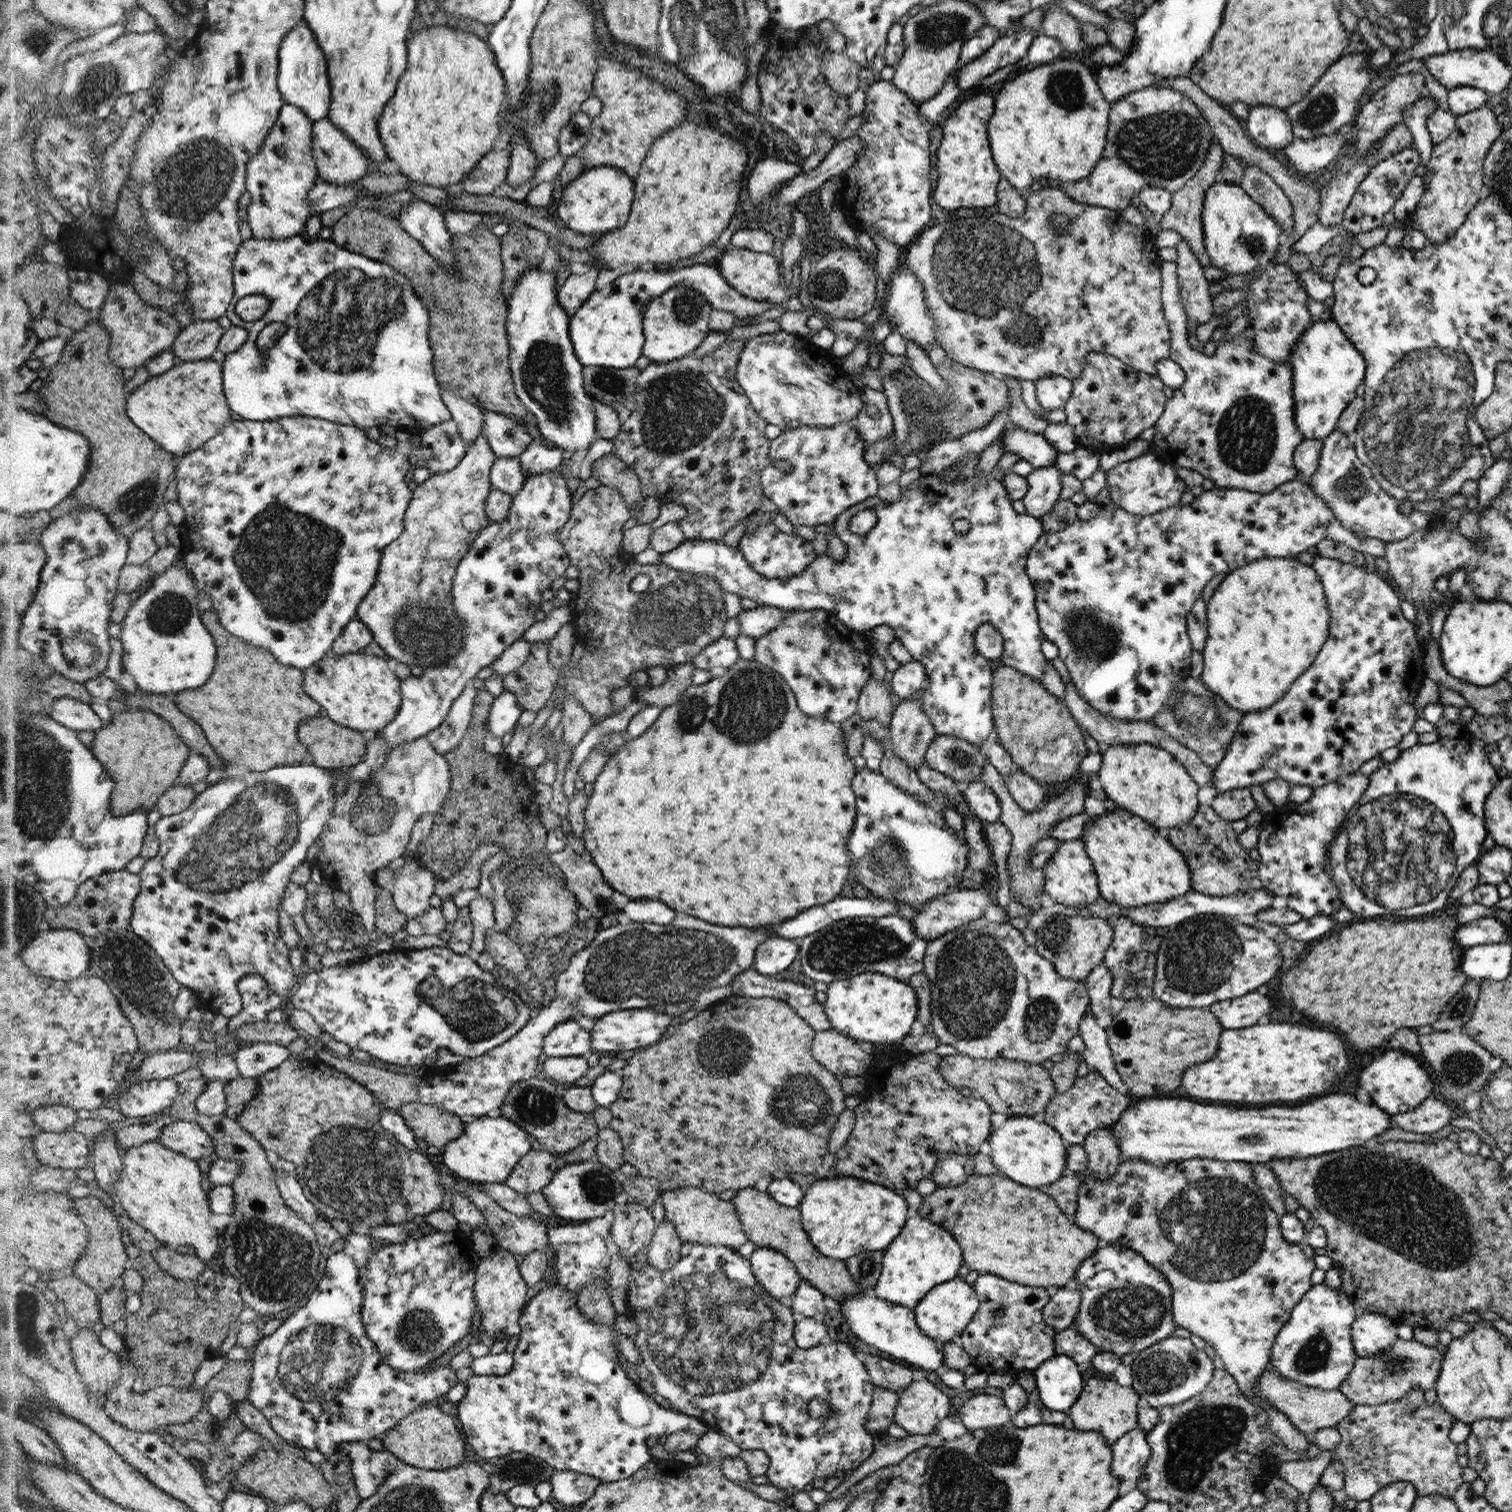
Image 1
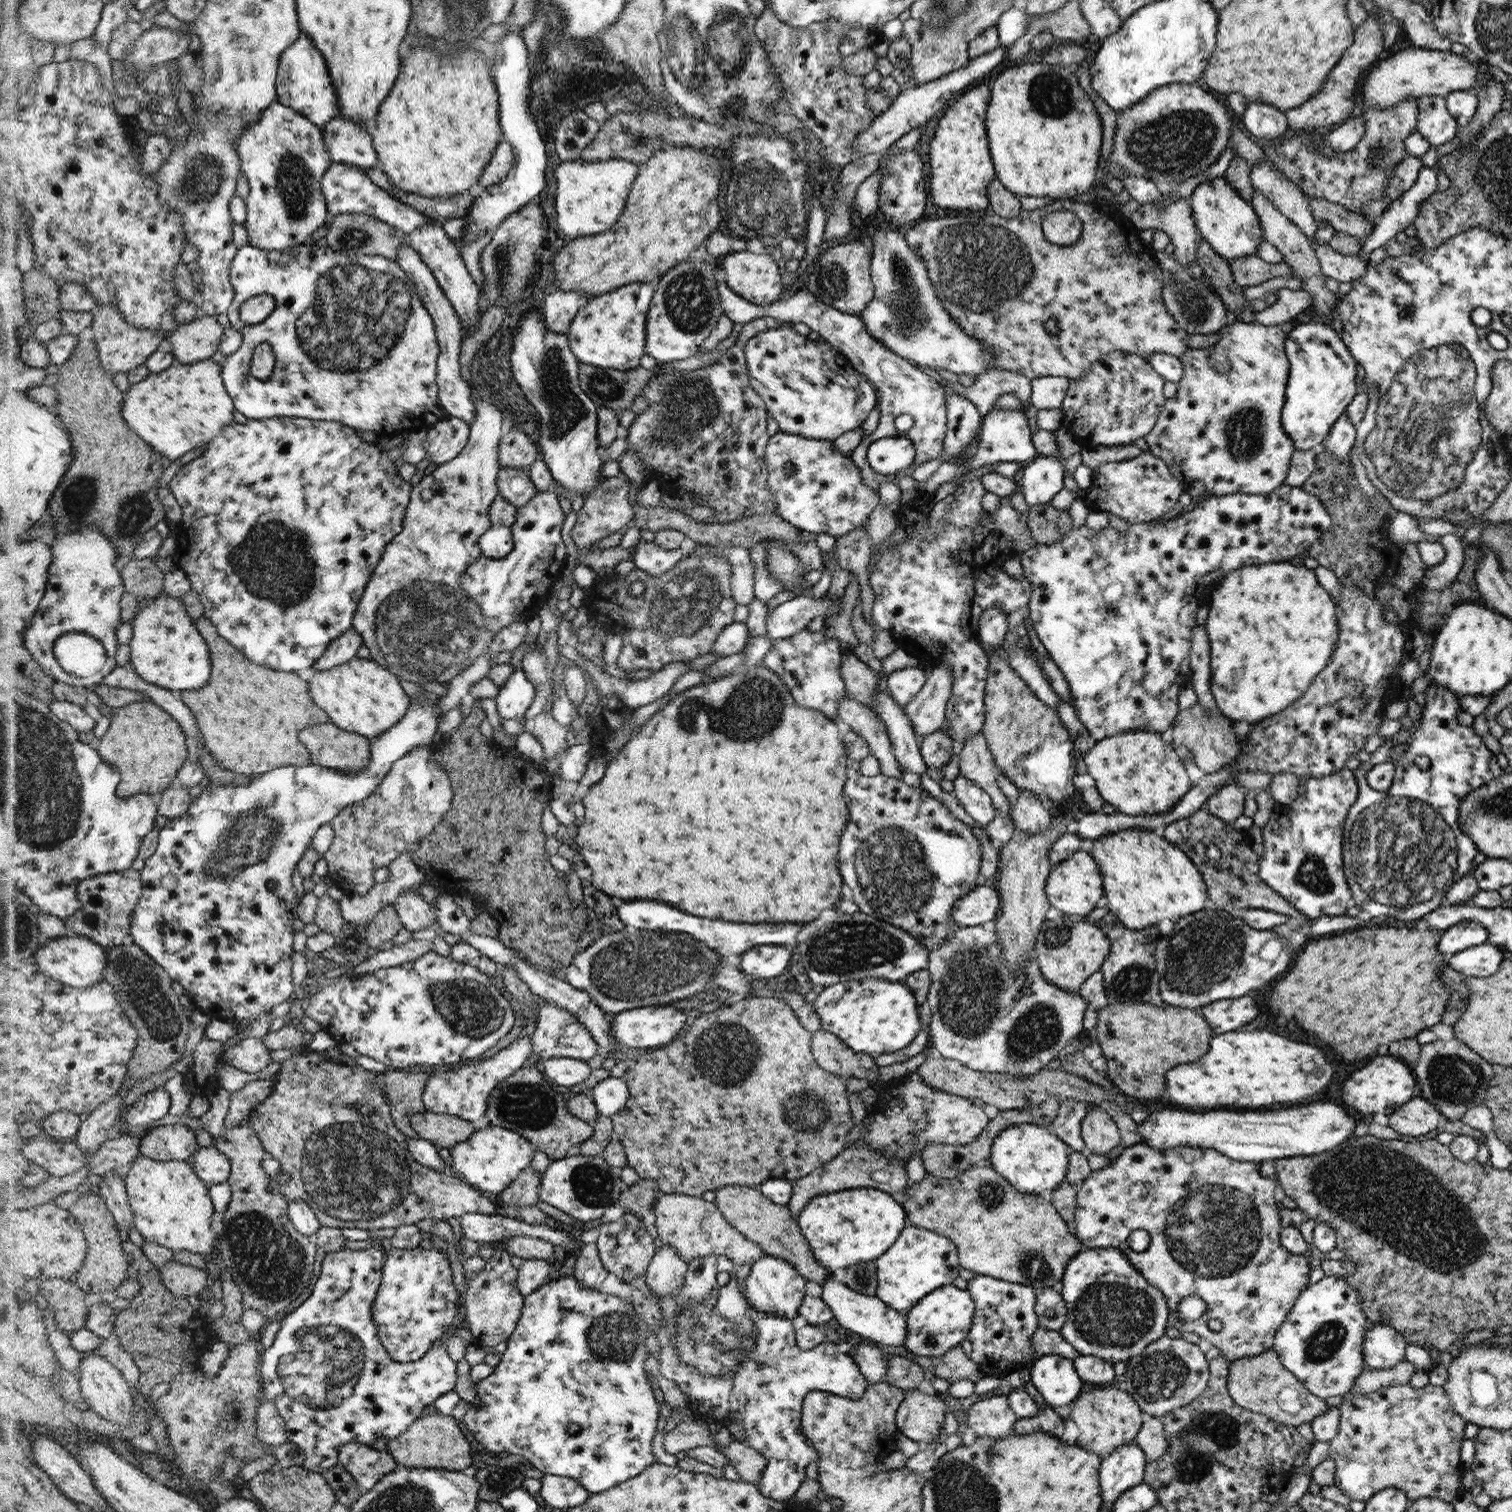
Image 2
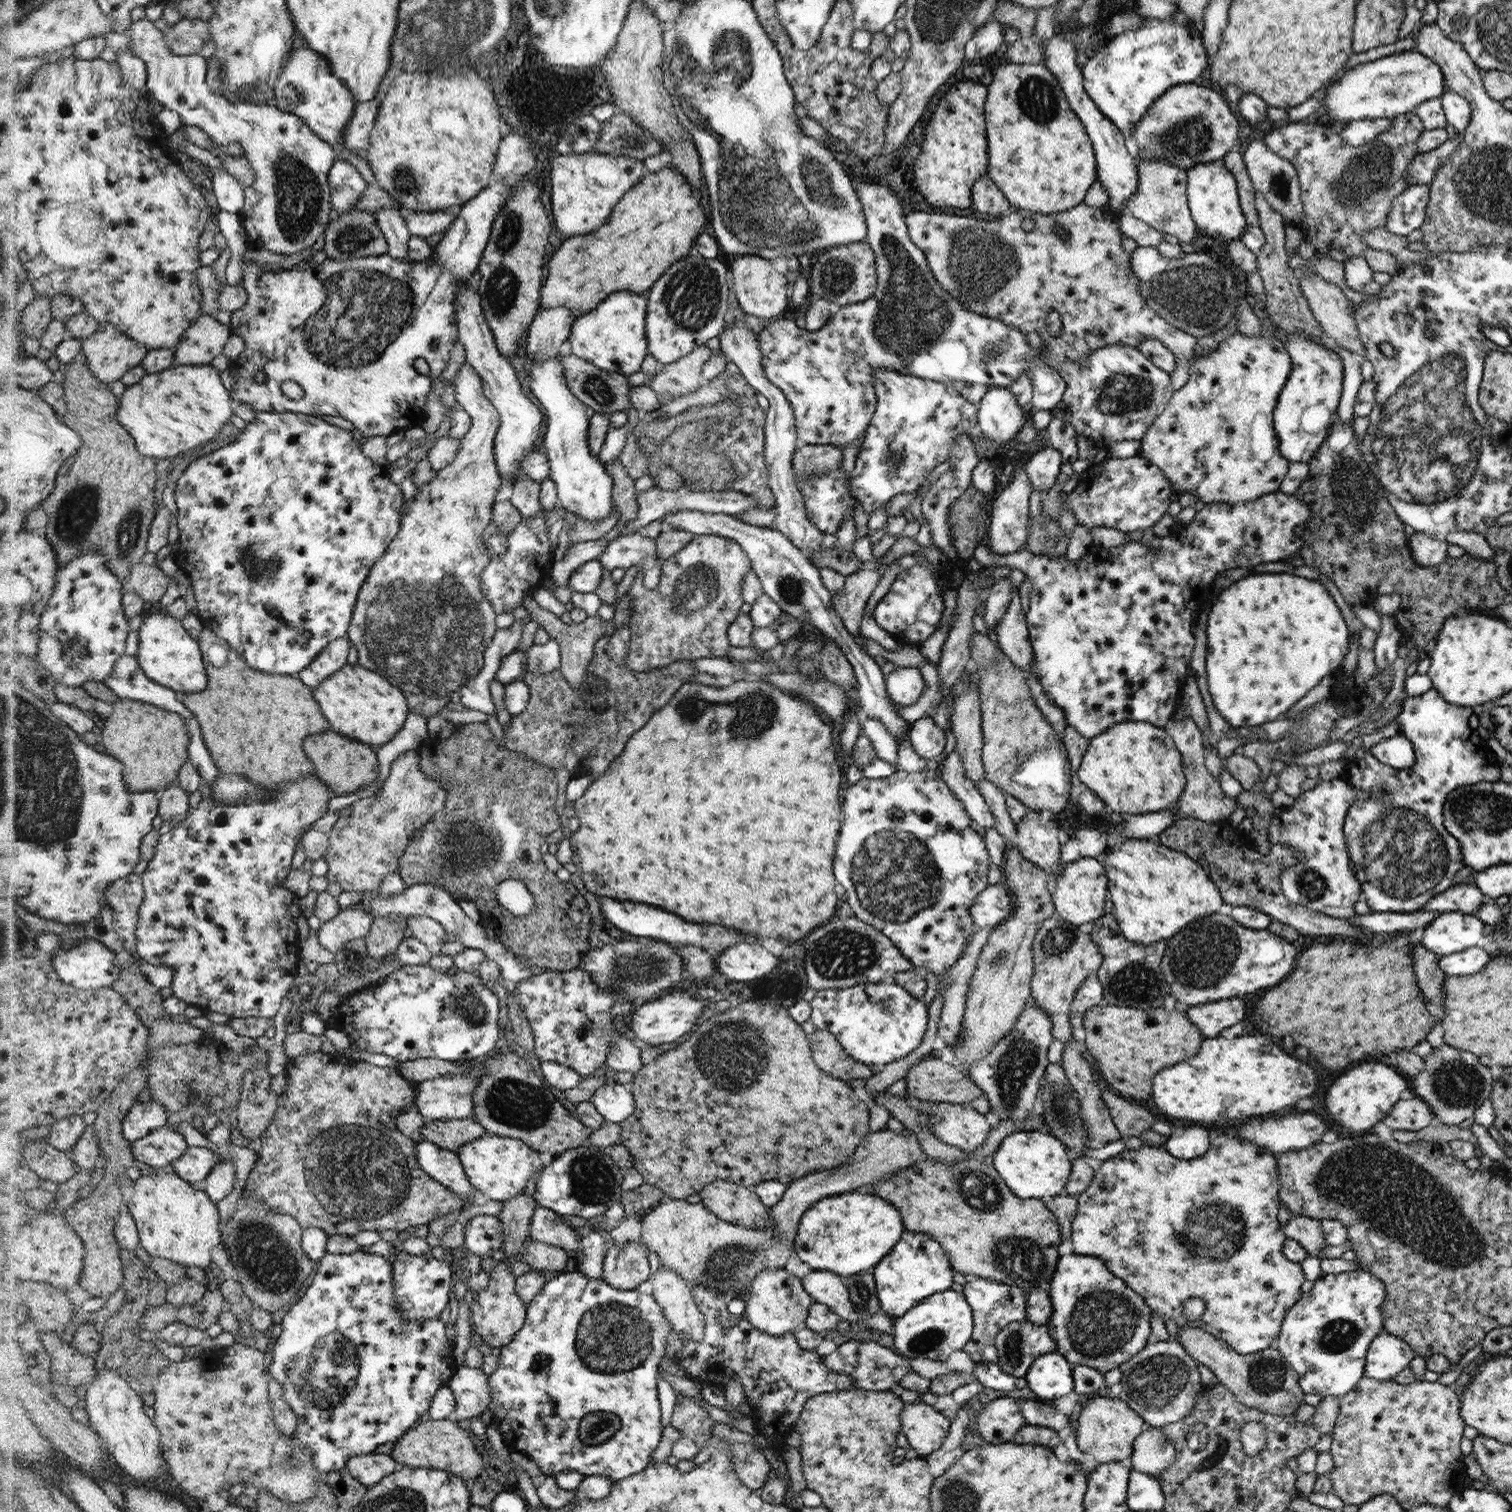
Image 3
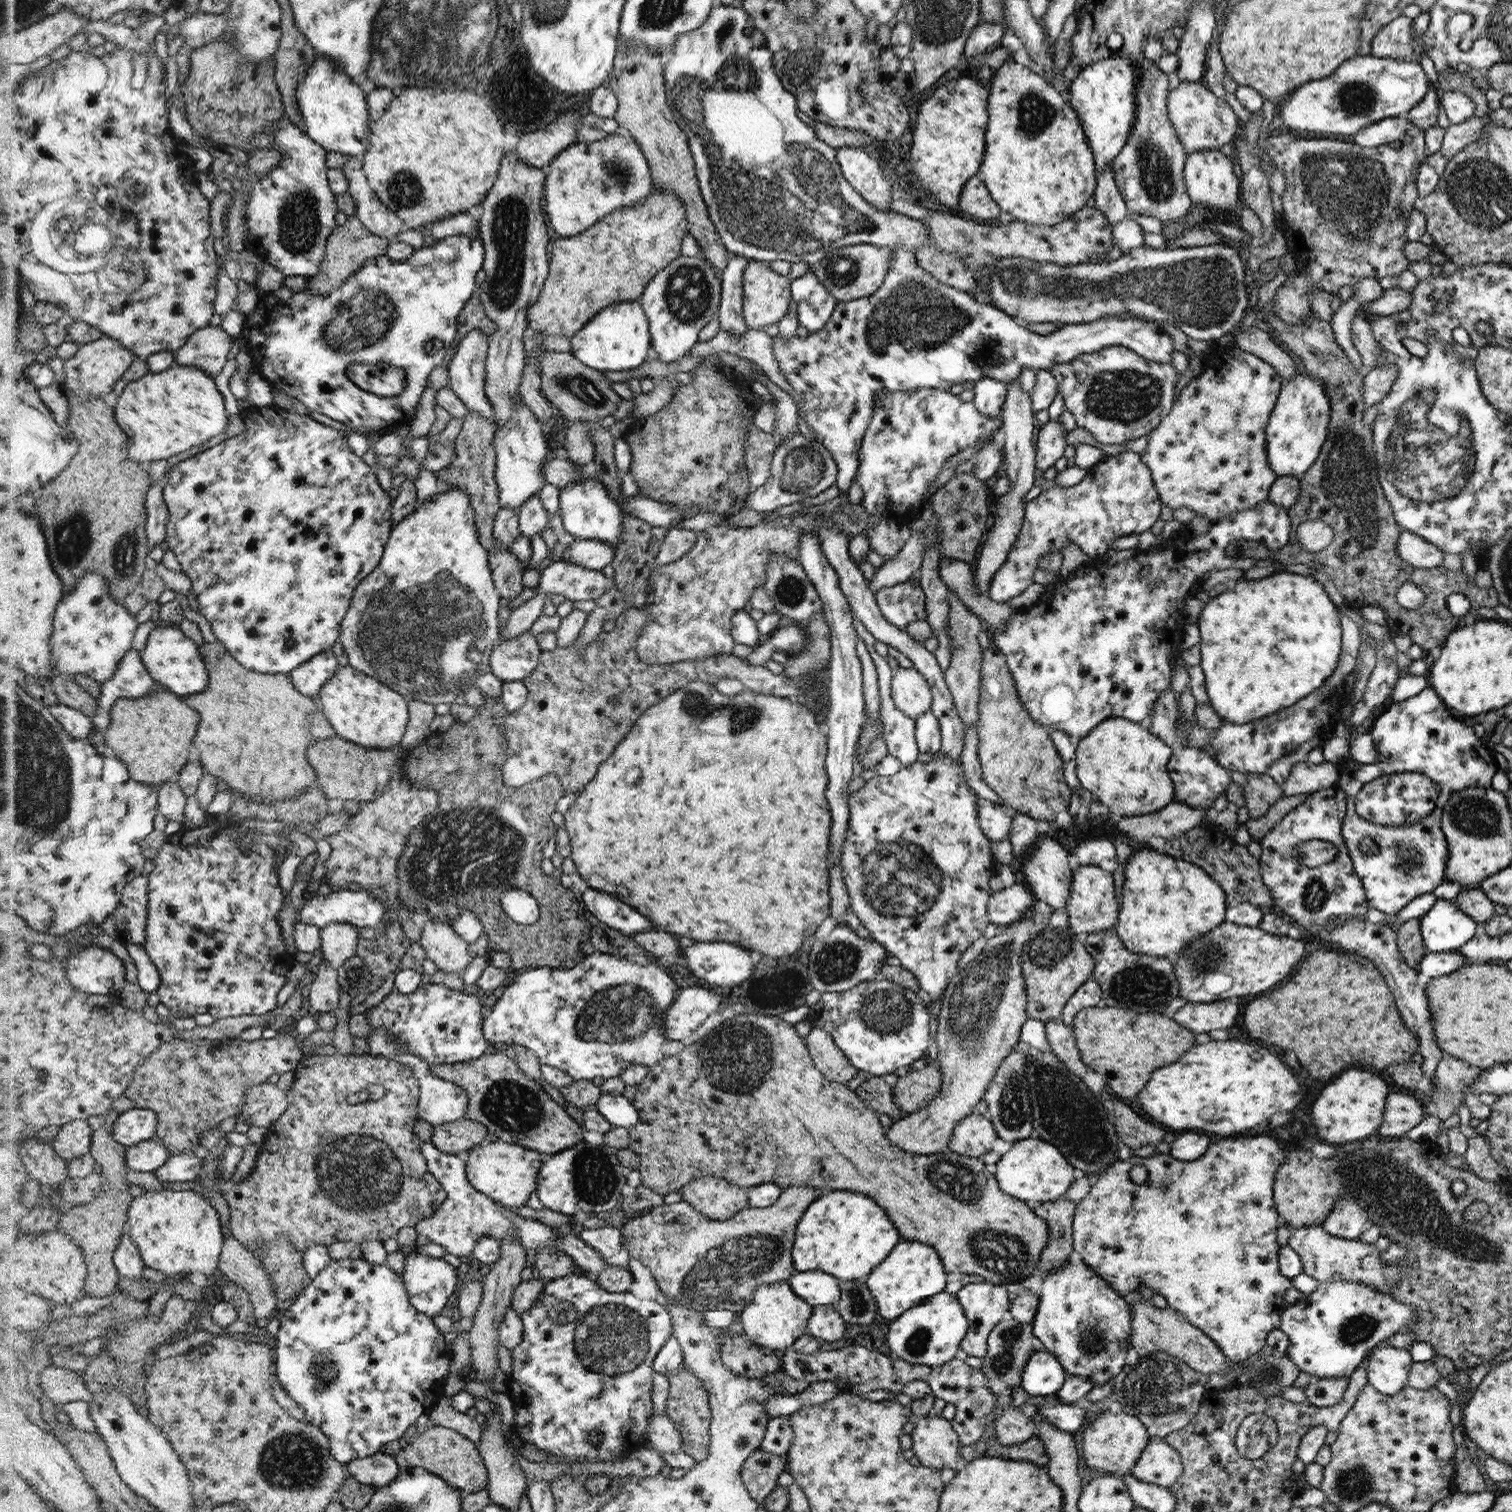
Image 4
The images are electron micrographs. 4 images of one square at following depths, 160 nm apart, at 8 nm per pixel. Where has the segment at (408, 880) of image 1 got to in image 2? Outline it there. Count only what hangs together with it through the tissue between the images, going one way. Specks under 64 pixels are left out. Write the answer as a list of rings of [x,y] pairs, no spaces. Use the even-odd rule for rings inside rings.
[[[404,890],[394,900],[394,906],[401,924],[412,932],[424,930],[434,922],[431,904],[424,902],[418,891]]]

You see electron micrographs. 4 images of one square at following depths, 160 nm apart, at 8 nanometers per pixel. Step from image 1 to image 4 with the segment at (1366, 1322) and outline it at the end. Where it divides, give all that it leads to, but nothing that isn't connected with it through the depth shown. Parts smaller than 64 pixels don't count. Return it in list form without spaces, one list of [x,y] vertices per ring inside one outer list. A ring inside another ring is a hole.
[[[1379,1346],[1367,1362],[1367,1384],[1384,1395],[1394,1395],[1407,1385],[1413,1365],[1409,1349]]]

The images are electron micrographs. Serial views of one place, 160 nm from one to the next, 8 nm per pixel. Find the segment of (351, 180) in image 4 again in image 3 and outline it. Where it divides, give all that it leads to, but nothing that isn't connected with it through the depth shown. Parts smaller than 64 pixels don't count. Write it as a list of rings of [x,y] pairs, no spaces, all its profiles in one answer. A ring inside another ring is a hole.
[[[382,207],[372,213],[377,216],[378,224],[385,232],[385,238],[388,240],[389,254],[395,259],[412,263],[408,256],[408,241],[410,240],[410,232],[406,228],[406,222],[402,215],[403,211],[396,207]]]

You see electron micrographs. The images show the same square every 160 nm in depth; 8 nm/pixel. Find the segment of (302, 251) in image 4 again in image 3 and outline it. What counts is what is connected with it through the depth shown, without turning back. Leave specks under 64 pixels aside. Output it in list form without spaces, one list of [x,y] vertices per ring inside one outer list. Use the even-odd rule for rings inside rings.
[[[145,18],[138,22],[138,24],[132,25],[132,28],[128,30],[129,35],[132,39],[132,48],[138,56],[141,56],[148,63],[149,70],[149,90],[152,92],[153,98],[161,101],[164,105],[167,105],[171,110],[178,112],[179,116],[182,118],[182,122],[186,125],[198,126],[199,128],[206,131],[212,140],[216,142],[218,145],[224,145],[224,147],[228,144],[240,143],[244,149],[244,158],[250,159],[252,162],[252,168],[254,168],[254,174],[256,174],[256,181],[254,181],[254,186],[250,187],[247,190],[247,205],[244,207],[242,215],[240,217],[241,223],[245,226],[247,236],[248,236],[248,247],[252,249],[266,249],[278,254],[285,255],[287,254],[300,254],[306,248],[311,248],[312,244],[324,234],[324,230],[326,230],[326,226],[328,226],[328,214],[330,214],[330,188],[328,188],[328,172],[333,169],[334,158],[336,158],[336,154],[334,154],[334,148],[322,139],[320,135],[318,135],[314,130],[304,121],[304,119],[300,118],[296,114],[290,114],[289,111],[284,111],[277,105],[262,105],[262,104],[254,104],[248,102],[242,103],[232,103],[225,95],[220,93],[216,93],[215,90],[210,86],[208,82],[208,73],[209,73],[209,59],[204,58],[204,56],[200,56],[200,54],[194,54],[190,56],[180,55],[178,56],[173,48],[168,44],[166,40],[166,32],[162,32],[162,30],[158,30],[158,26],[154,24],[154,21]]]

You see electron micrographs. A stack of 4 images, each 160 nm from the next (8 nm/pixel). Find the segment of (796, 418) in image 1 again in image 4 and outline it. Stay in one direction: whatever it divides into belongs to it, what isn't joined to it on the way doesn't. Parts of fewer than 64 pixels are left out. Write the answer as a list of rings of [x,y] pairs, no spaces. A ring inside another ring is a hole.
[[[844,145],[837,150],[837,162],[840,164],[845,178],[860,192],[862,198],[864,198],[870,206],[879,211],[891,211],[888,206],[890,206],[893,200],[894,188],[892,184],[890,184],[889,178],[885,176],[879,167],[880,162],[877,158],[870,158],[865,148]],[[897,246],[892,248],[892,252],[893,262],[884,284],[866,301],[838,302],[828,324],[818,332],[810,332],[806,339],[799,339],[798,336],[783,338],[780,334],[773,336],[775,359],[785,379],[788,379],[799,396],[798,408],[815,430],[815,440],[824,445],[836,461],[836,484],[843,494],[848,494],[860,470],[861,443],[876,412],[879,393],[914,389],[949,390],[953,384],[976,382],[986,377],[1008,383],[1018,378],[1024,368],[1051,369],[1081,354],[1112,345],[1125,346],[1146,360],[1159,363],[1170,363],[1176,350],[1173,337],[1164,327],[1142,319],[1122,319],[1120,315],[1106,316],[1089,323],[1062,325],[1048,336],[1039,335],[1005,311],[977,302],[965,291],[955,290],[934,278],[920,266],[912,250]]]

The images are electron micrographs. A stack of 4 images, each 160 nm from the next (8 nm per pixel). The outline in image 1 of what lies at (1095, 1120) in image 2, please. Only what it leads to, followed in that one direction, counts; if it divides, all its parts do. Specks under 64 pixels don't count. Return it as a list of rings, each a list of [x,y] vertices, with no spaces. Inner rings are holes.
[[[1094,1130],[1083,1145],[1089,1161],[1086,1173],[1097,1177],[1096,1182],[1108,1182],[1121,1164],[1121,1153],[1110,1130]]]

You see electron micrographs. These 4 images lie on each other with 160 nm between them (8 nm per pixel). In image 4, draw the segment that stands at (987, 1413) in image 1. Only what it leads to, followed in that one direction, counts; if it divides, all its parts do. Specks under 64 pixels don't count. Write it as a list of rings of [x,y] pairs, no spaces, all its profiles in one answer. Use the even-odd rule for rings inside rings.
[[[1008,1407],[994,1418],[997,1440],[1003,1446],[1024,1443],[1034,1436],[1034,1422],[1027,1409]]]

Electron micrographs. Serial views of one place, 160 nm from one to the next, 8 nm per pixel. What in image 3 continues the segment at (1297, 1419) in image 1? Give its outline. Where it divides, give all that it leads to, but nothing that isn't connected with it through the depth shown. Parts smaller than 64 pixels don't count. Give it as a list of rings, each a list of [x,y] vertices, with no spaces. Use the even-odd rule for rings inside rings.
[[[1179,1327],[1177,1341],[1189,1351],[1189,1355],[1197,1364],[1203,1364],[1212,1370],[1212,1374],[1217,1376],[1219,1383],[1230,1390],[1236,1396],[1238,1402],[1251,1409],[1257,1408],[1280,1416],[1294,1415],[1295,1409],[1297,1412],[1297,1408],[1300,1408],[1302,1401],[1304,1402],[1304,1392],[1299,1385],[1299,1374],[1289,1364],[1286,1364],[1285,1358],[1274,1345],[1254,1354],[1238,1354],[1222,1339],[1216,1338],[1213,1334],[1196,1327]]]

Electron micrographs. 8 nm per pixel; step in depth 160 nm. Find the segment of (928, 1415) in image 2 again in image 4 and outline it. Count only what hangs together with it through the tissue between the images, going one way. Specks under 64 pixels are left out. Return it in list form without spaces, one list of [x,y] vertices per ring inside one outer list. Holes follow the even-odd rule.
[[[928,1415],[916,1418],[916,1425],[910,1436],[912,1439],[912,1450],[914,1451],[914,1459],[918,1464],[929,1468],[936,1468],[939,1471],[942,1468],[954,1468],[958,1462],[958,1437],[959,1435],[953,1429],[953,1425],[949,1419],[943,1416],[930,1417]]]

